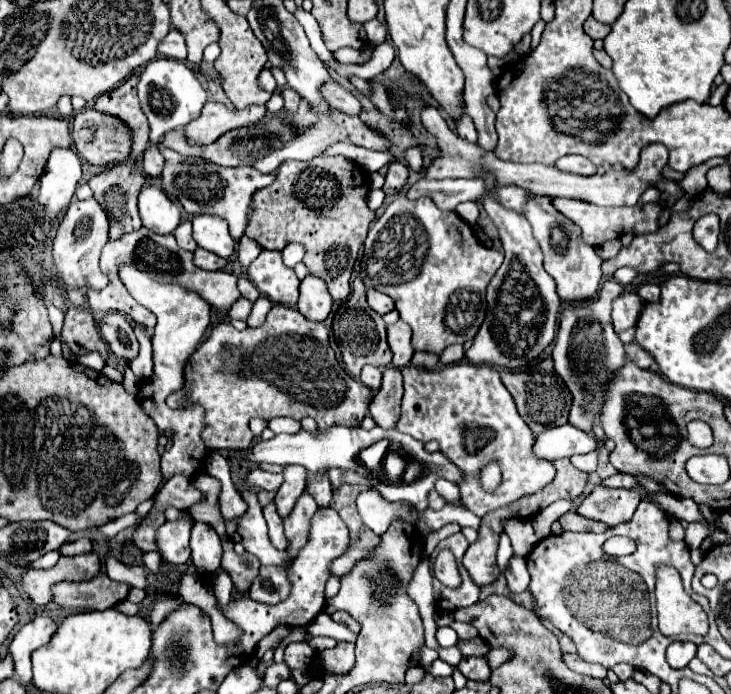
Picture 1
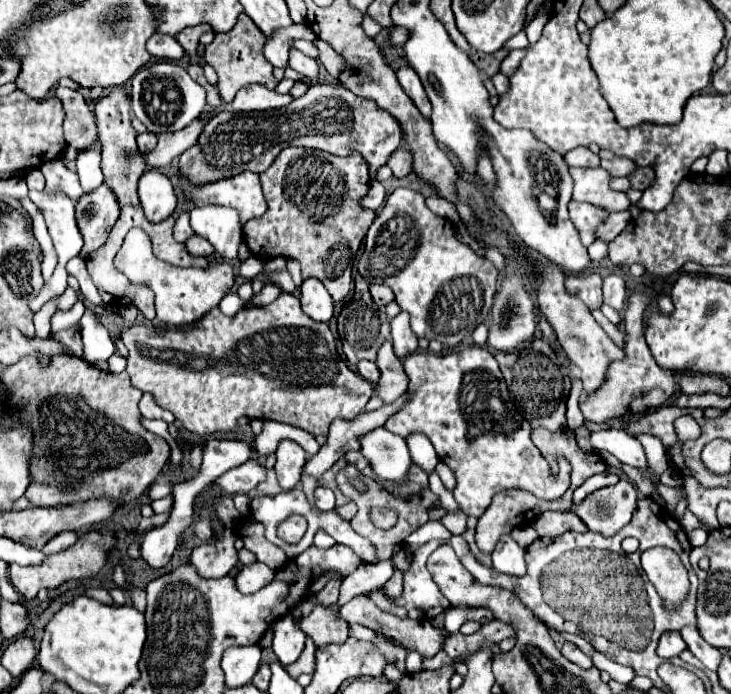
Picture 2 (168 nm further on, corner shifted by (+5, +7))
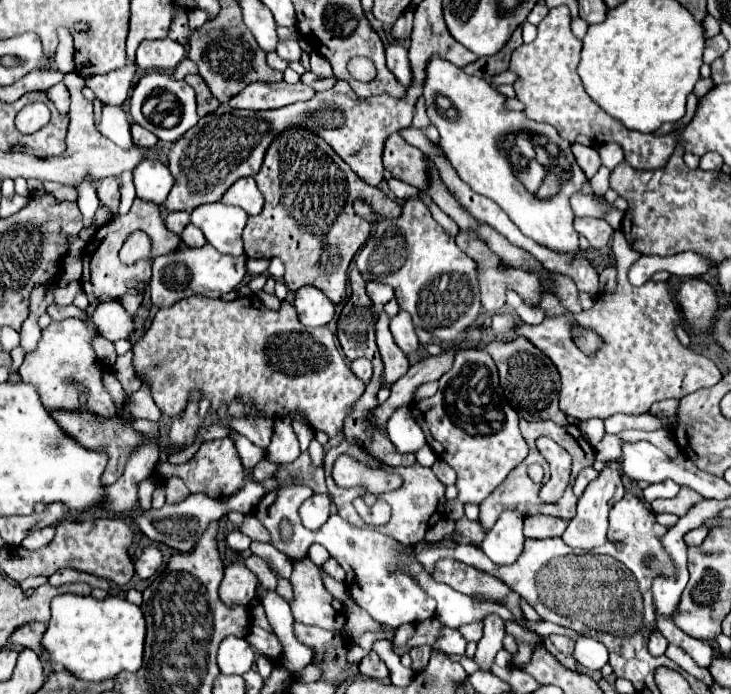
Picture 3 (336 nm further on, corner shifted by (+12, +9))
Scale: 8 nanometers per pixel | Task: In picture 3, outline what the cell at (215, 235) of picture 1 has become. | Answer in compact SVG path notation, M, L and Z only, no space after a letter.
M202 204L192 210L190 220L198 226L206 242L214 246L218 252L230 256L242 256L242 230L248 214L242 208L226 206L226 204Z

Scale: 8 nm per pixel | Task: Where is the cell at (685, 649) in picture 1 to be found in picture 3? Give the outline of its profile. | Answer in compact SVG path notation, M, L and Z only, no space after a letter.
M654 630L652 636L650 636L650 640L648 640L648 650L650 650L650 654L652 654L652 656L662 656L662 654L666 652L666 648L668 648L668 642L664 640L662 632L660 632L660 630Z

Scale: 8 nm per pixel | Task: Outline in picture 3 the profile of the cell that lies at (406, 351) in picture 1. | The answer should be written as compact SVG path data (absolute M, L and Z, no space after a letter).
M400 310L390 320L390 330L392 330L392 336L394 336L394 340L396 340L400 350L404 350L406 354L418 350L418 338L416 338L416 332L414 332L414 326L412 326L412 318L408 316L408 312Z

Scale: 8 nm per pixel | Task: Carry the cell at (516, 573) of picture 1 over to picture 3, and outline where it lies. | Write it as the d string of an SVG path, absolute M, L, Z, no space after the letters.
M504 510L496 520L494 528L482 540L480 548L490 560L494 560L494 564L512 564L522 552L522 520L524 518L518 512Z

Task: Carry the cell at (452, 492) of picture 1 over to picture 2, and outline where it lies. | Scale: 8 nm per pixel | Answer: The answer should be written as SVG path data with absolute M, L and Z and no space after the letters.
M413 432L413 434L409 434L409 436L405 438L405 442L407 442L407 448L409 448L409 452L411 452L411 458L413 458L413 462L415 462L417 466L421 466L421 468L427 470L427 472L435 470L435 466L437 466L437 462L439 462L439 456L437 456L435 448L431 446L431 442L429 442L423 434Z

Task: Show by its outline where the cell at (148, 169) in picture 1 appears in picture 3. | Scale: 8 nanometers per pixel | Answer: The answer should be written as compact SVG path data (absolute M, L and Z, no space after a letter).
M132 124L130 132L132 132L132 140L134 140L134 144L136 144L136 146L152 148L152 146L158 142L158 140L156 140L156 136L152 136L152 132L144 130L144 128L142 128L142 126L138 126L138 124Z

